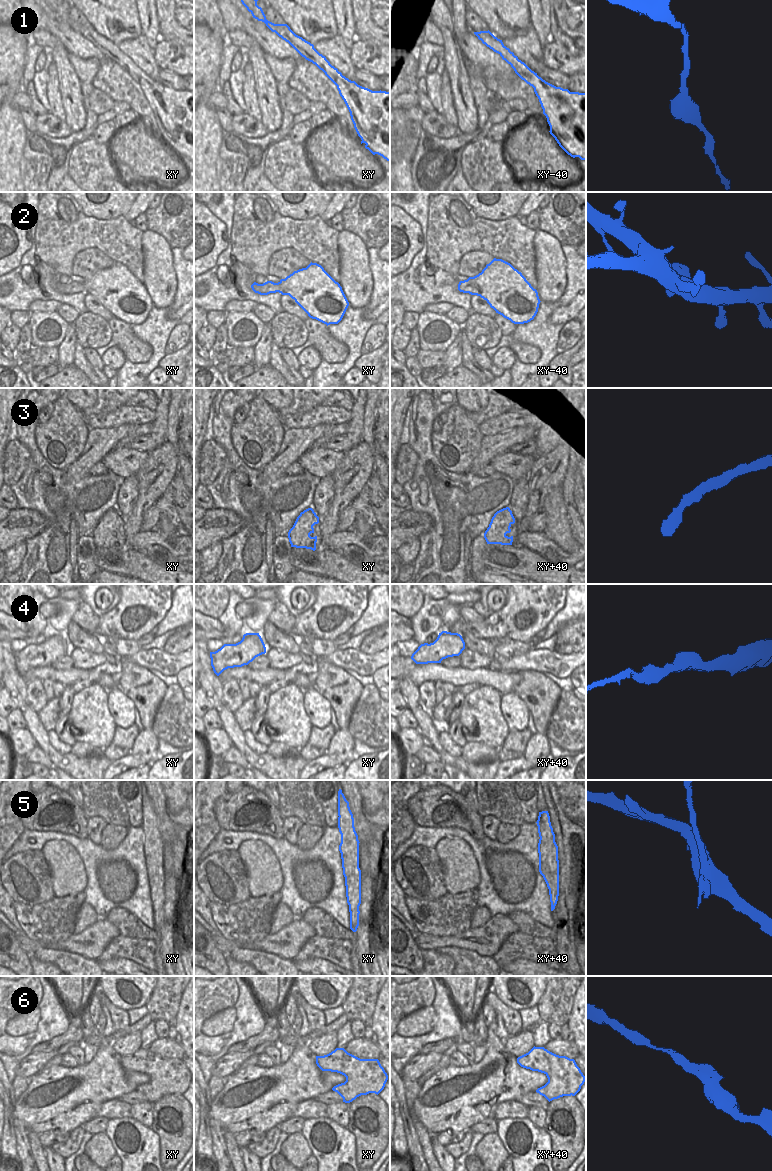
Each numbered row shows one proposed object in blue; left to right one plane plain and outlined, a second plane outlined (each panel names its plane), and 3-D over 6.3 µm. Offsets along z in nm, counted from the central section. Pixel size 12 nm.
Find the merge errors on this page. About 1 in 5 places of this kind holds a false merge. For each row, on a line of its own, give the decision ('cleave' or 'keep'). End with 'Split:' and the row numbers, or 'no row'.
1: keep
2: keep
3: cleave
4: keep
5: cleave
6: keep
Split: 3, 5

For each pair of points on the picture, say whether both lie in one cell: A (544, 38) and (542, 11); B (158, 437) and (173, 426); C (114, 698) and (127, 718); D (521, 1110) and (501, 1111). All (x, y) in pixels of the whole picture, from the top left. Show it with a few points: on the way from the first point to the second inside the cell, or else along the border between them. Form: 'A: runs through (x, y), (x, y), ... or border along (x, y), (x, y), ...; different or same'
A: runs through (543, 31), (542, 18); same
B: border along (167, 407), (167, 433), (165, 440); different
C: runs through (118, 703), (123, 713); same
D: runs through (516, 1110), (506, 1110); same

